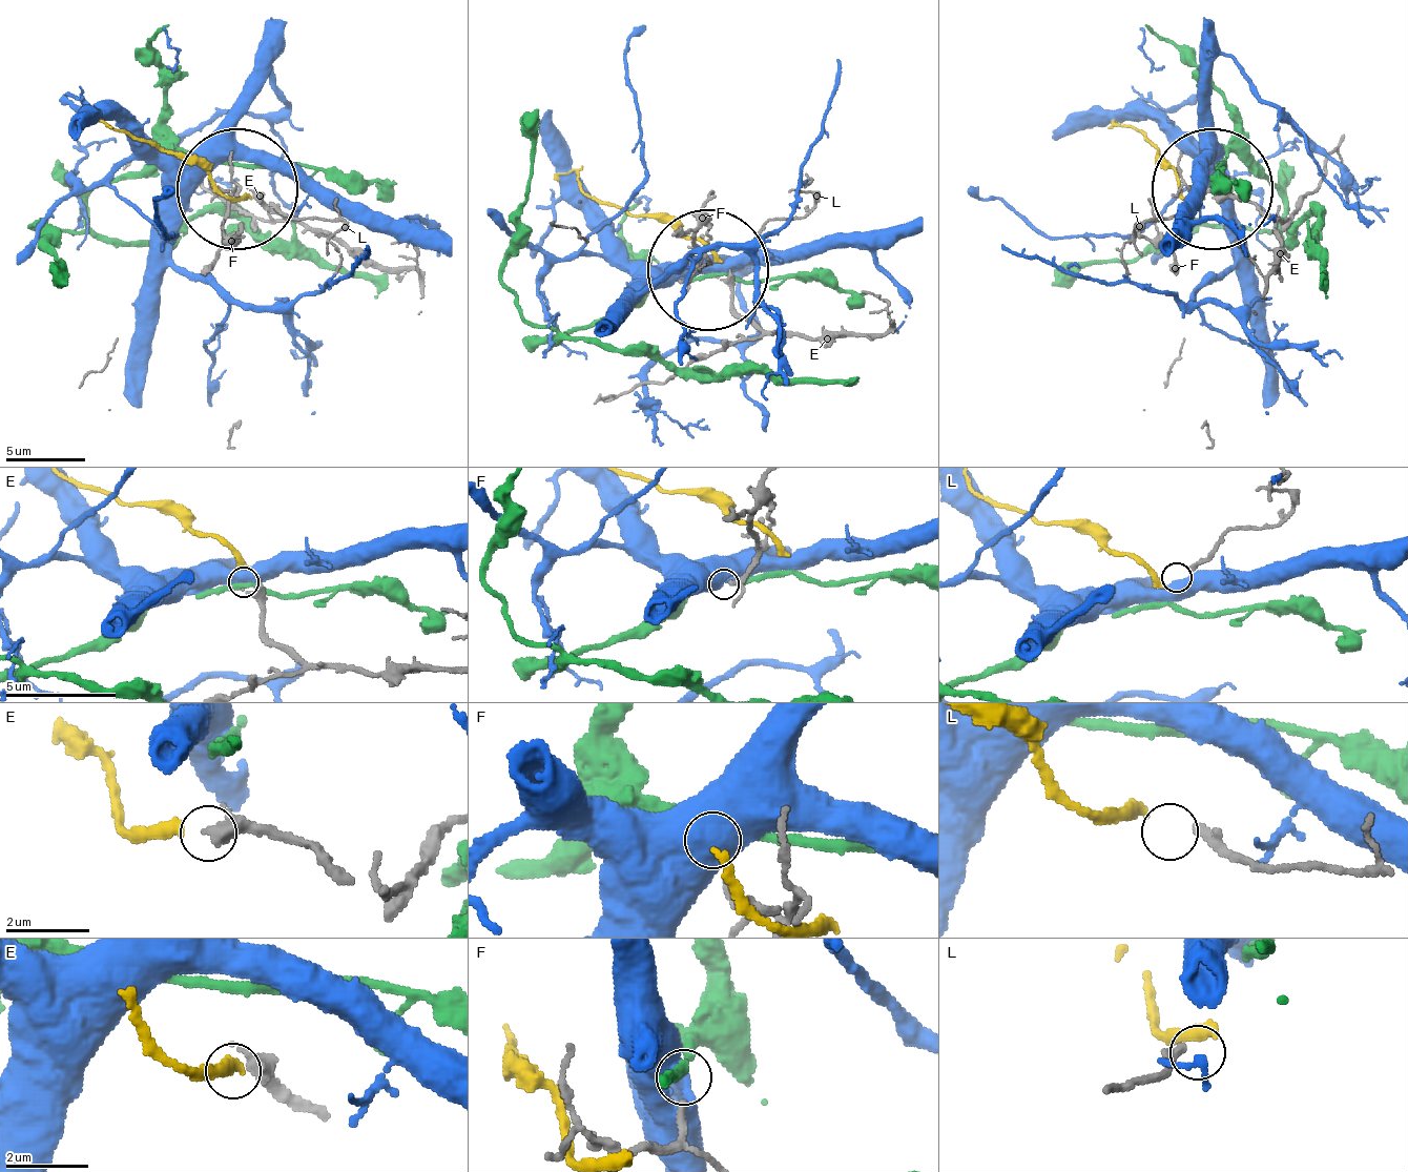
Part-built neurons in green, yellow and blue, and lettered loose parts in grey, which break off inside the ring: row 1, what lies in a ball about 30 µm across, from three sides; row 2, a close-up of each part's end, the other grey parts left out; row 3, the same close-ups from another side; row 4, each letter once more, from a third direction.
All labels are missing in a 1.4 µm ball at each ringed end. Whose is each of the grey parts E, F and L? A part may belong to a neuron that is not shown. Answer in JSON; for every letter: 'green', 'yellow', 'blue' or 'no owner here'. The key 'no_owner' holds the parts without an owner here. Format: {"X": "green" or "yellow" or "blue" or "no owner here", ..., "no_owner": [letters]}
{"E": "yellow", "F": "no owner here", "L": "no owner here", "no_owner": ["F", "L"]}

